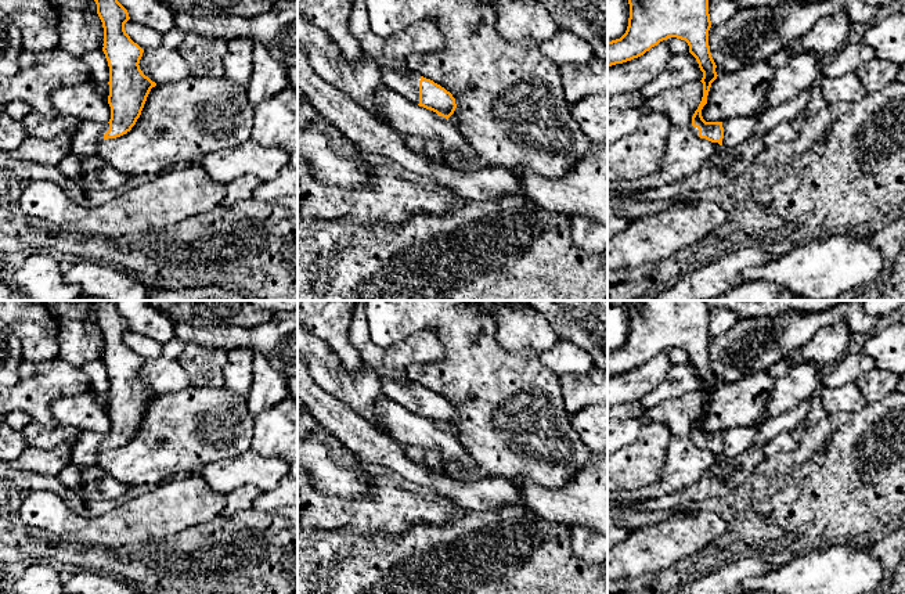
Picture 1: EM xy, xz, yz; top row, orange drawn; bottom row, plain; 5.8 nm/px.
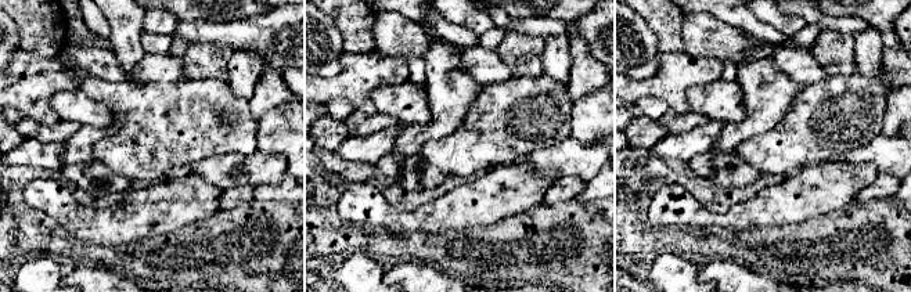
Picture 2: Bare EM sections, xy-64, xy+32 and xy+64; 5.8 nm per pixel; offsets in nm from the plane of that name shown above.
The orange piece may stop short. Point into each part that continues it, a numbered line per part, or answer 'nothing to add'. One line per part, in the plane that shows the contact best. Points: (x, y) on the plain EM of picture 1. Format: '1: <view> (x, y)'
1: xz (407, 395)

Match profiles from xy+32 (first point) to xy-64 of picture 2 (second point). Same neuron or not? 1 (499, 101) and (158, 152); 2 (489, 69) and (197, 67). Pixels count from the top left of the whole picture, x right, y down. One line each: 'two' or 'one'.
1: one
2: two

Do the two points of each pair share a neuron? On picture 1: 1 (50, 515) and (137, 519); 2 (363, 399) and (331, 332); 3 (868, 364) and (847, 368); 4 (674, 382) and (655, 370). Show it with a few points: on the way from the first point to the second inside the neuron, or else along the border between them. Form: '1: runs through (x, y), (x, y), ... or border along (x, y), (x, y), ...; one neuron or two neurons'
1: runs through (72, 528), (115, 528); one neuron
2: border along (330, 345), (342, 368), (357, 371); two neurons
3: runs through (862, 364), (853, 366); one neuron
4: border along (673, 364), (666, 378), (641, 398); two neurons

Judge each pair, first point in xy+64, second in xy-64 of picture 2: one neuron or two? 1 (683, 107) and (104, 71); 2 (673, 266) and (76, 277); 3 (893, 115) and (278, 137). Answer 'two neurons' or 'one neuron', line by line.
1: two neurons
2: two neurons
3: one neuron

